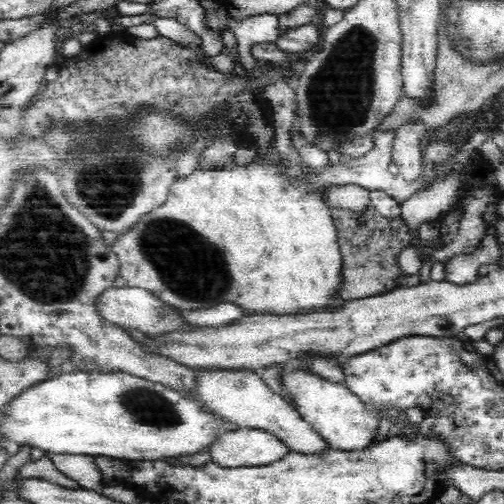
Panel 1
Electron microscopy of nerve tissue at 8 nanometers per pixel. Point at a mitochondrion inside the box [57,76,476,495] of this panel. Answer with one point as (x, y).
(187, 265)

